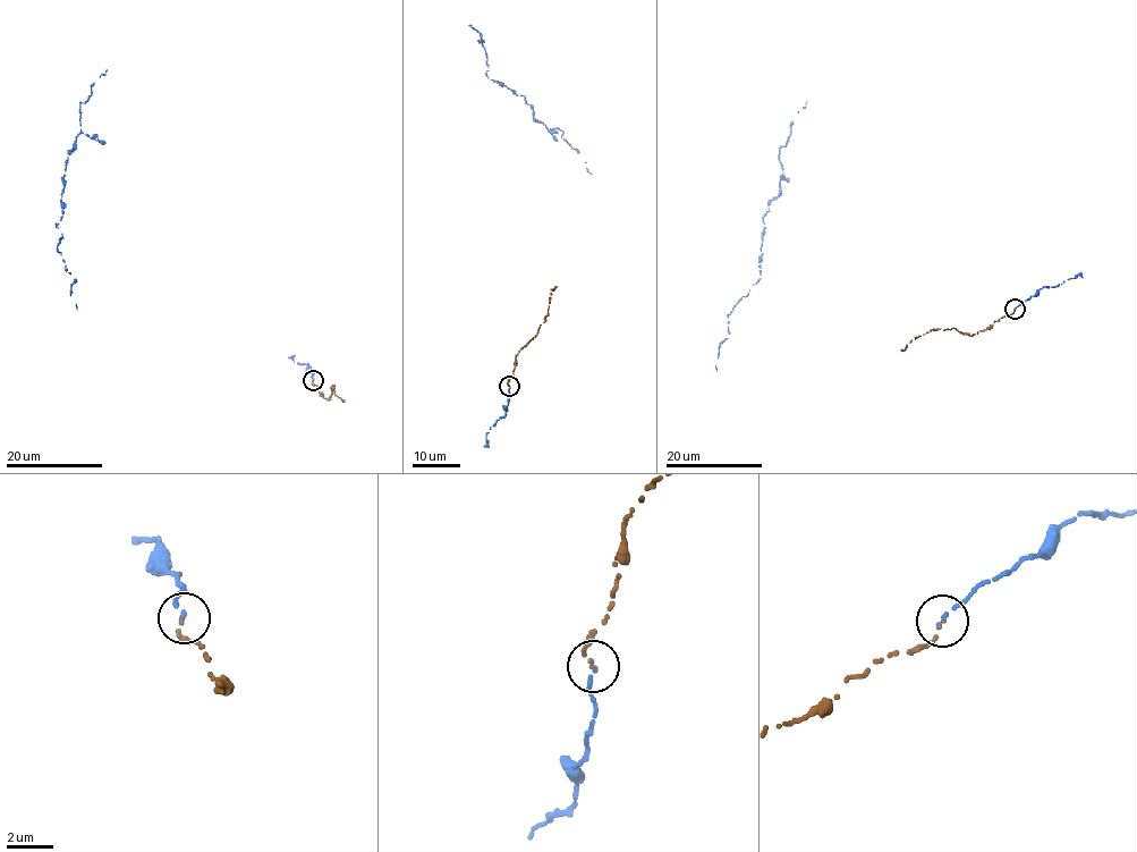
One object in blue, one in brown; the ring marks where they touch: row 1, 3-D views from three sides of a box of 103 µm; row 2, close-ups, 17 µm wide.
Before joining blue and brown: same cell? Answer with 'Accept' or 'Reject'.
Accept

